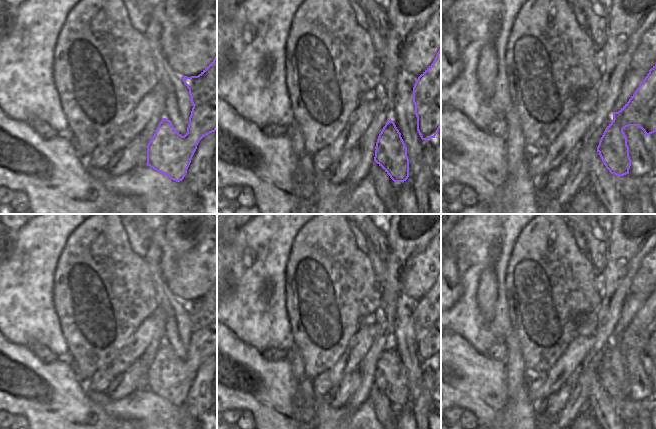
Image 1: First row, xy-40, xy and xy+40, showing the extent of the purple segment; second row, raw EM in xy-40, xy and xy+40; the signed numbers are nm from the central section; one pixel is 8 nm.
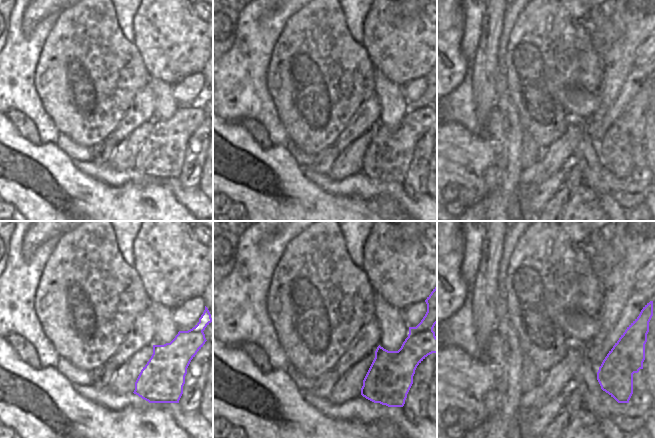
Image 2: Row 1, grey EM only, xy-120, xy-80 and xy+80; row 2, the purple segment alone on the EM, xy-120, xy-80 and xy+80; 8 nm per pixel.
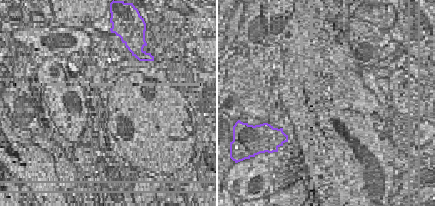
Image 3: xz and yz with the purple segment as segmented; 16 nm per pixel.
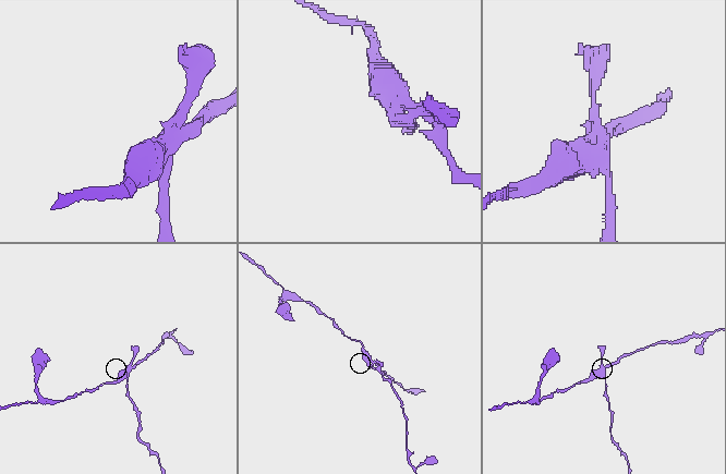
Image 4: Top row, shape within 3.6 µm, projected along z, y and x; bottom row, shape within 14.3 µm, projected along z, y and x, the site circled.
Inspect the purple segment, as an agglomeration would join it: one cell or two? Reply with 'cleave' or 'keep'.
cleave

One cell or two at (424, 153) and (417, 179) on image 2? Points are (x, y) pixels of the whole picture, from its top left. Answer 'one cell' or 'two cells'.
one cell

